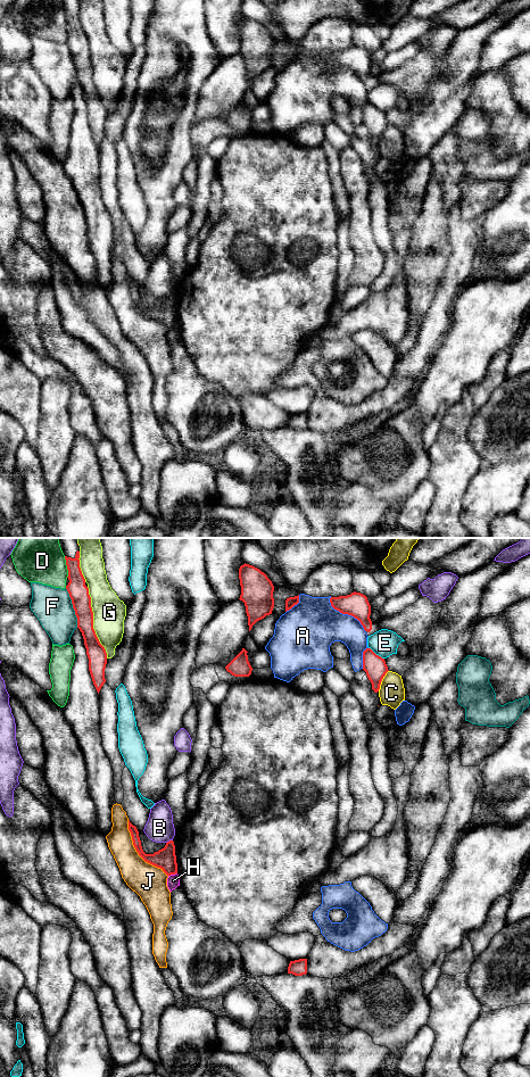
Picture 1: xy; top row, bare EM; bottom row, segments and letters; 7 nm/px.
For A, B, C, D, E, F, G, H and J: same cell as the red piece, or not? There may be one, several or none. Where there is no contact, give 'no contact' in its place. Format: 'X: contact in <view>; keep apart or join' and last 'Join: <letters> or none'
A: contact in xy; keep apart
B: contact in xy; keep apart
C: contact in xy; keep apart
D: contact in xy; keep apart
E: contact in xy; keep apart
F: contact in xy; keep apart
G: contact in xy; keep apart
H: contact in xy; keep apart
J: contact in xy; keep apart
Join: none

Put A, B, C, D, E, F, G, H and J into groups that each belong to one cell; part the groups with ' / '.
A / B H / C / D / E / F / G / J

